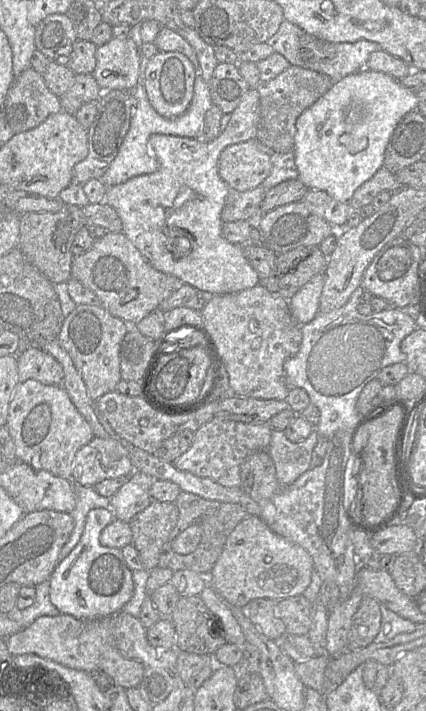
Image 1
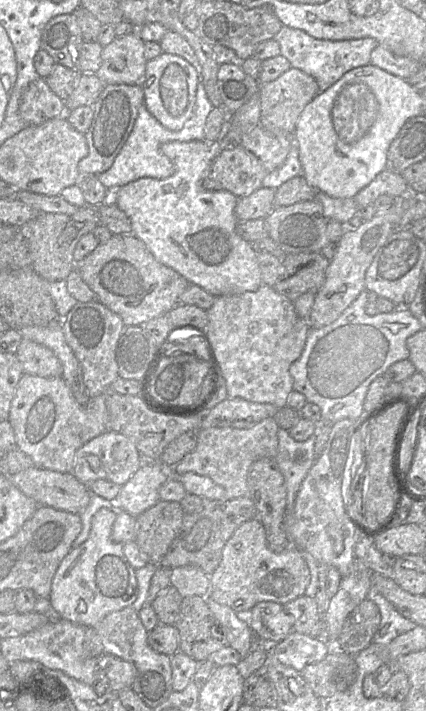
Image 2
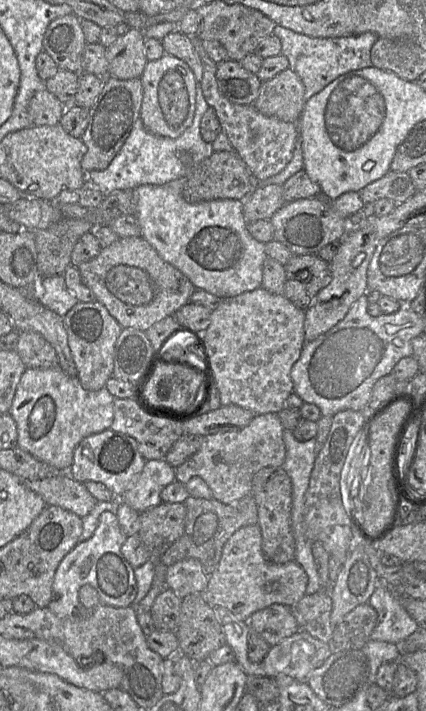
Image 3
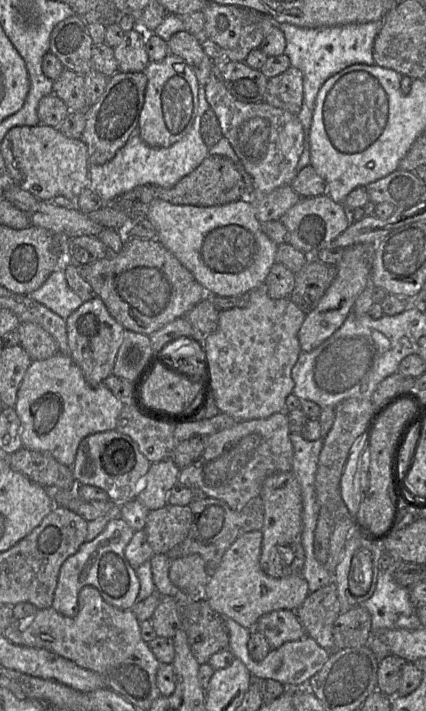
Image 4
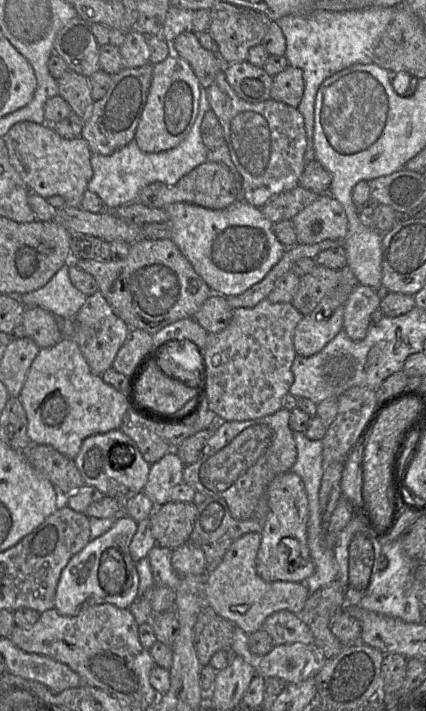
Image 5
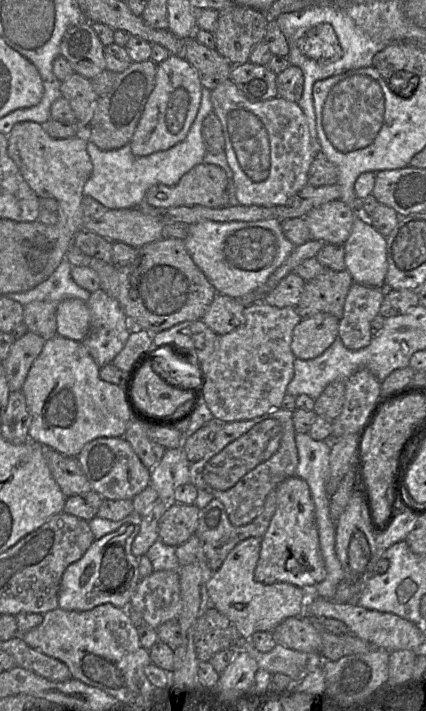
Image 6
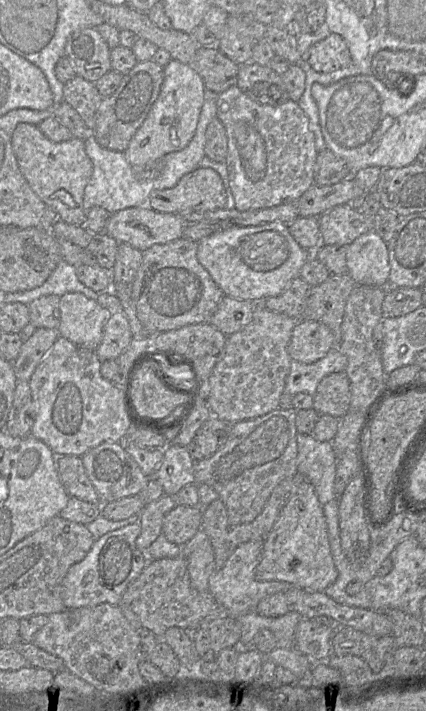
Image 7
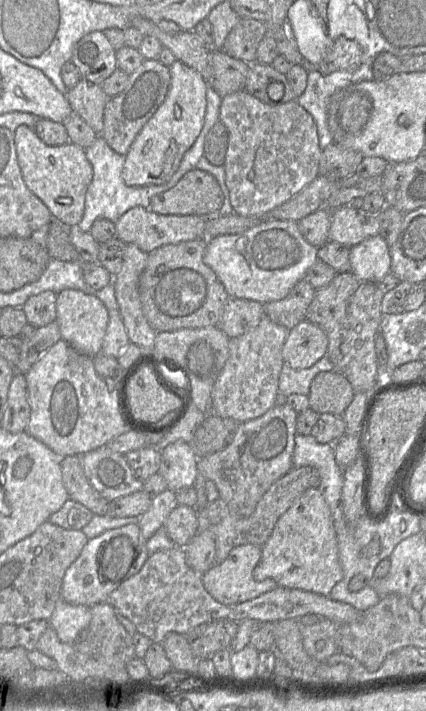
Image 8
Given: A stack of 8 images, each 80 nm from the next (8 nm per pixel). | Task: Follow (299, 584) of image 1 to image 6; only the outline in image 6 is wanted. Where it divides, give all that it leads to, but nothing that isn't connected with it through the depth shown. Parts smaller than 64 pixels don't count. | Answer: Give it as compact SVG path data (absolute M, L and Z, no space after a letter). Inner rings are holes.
M250 537L238 543L227 555L222 566L214 571L207 583L211 607L225 615L236 626L242 641L256 632L272 632L289 617L305 613L310 591L288 583L263 584L255 579L261 538Z

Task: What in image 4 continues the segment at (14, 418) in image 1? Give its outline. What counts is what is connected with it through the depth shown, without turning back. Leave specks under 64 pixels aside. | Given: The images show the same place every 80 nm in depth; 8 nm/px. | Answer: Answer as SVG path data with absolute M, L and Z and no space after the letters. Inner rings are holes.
M58 352L44 360L33 360L20 384L14 406L21 421L23 447L49 453L60 463L72 467L79 444L85 437L116 429L124 403L125 400L115 396L106 385L91 386L69 354Z

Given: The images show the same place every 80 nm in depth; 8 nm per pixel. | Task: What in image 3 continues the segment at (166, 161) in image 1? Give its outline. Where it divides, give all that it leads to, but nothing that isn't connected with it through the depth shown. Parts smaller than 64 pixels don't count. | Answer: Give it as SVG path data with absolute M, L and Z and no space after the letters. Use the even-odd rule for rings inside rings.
M187 176L162 185L144 184L133 189L134 215L141 227L141 236L163 260L179 269L197 289L206 290L220 298L228 298L262 287L263 264L267 258L265 244L252 237L243 214L244 200L216 199L188 203L182 196Z

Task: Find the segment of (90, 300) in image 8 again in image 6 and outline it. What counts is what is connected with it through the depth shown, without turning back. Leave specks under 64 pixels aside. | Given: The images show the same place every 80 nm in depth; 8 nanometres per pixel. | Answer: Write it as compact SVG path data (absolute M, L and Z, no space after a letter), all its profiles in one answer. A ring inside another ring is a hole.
M72 298L57 304L57 335L82 342L89 332L90 321L85 301Z

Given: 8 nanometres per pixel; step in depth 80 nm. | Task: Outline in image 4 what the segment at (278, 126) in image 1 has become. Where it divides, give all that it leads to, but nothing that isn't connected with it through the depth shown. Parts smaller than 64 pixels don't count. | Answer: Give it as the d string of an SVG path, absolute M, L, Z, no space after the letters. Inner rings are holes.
M290 66L268 80L263 102L297 115L301 110L303 97L303 74Z

